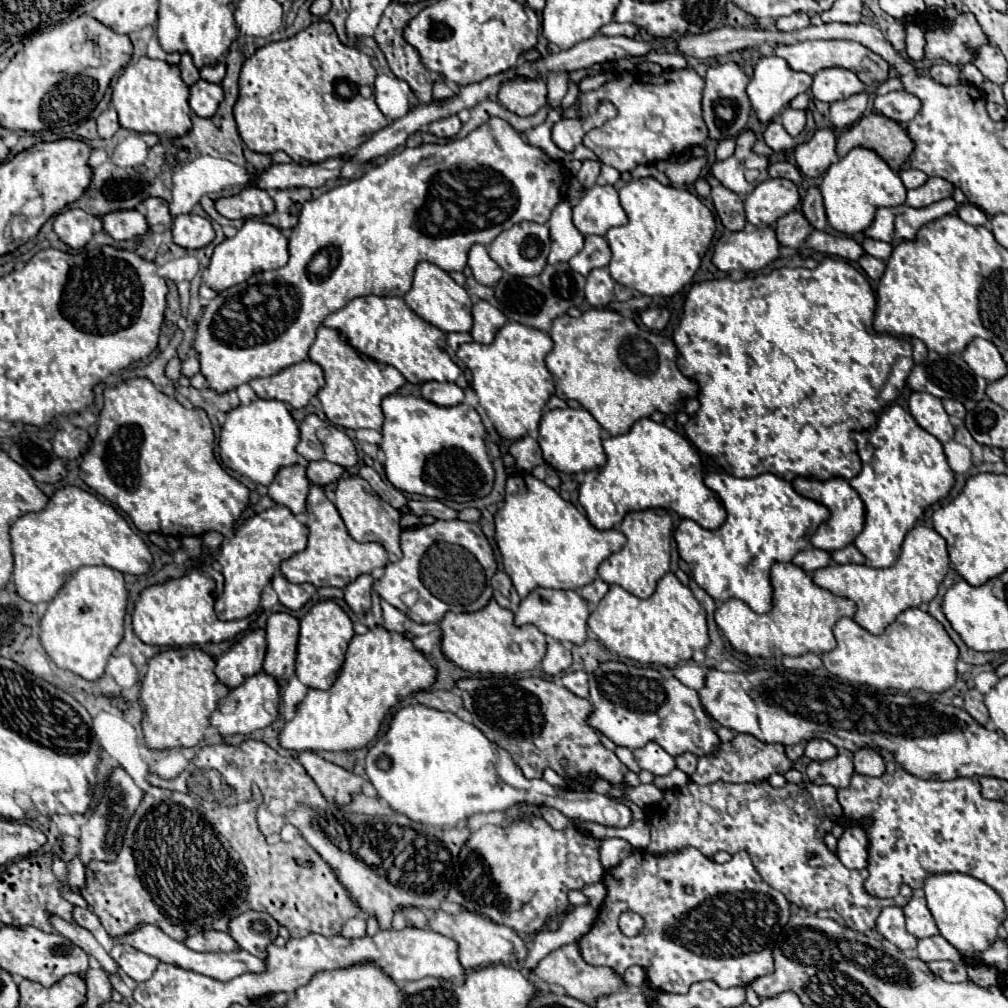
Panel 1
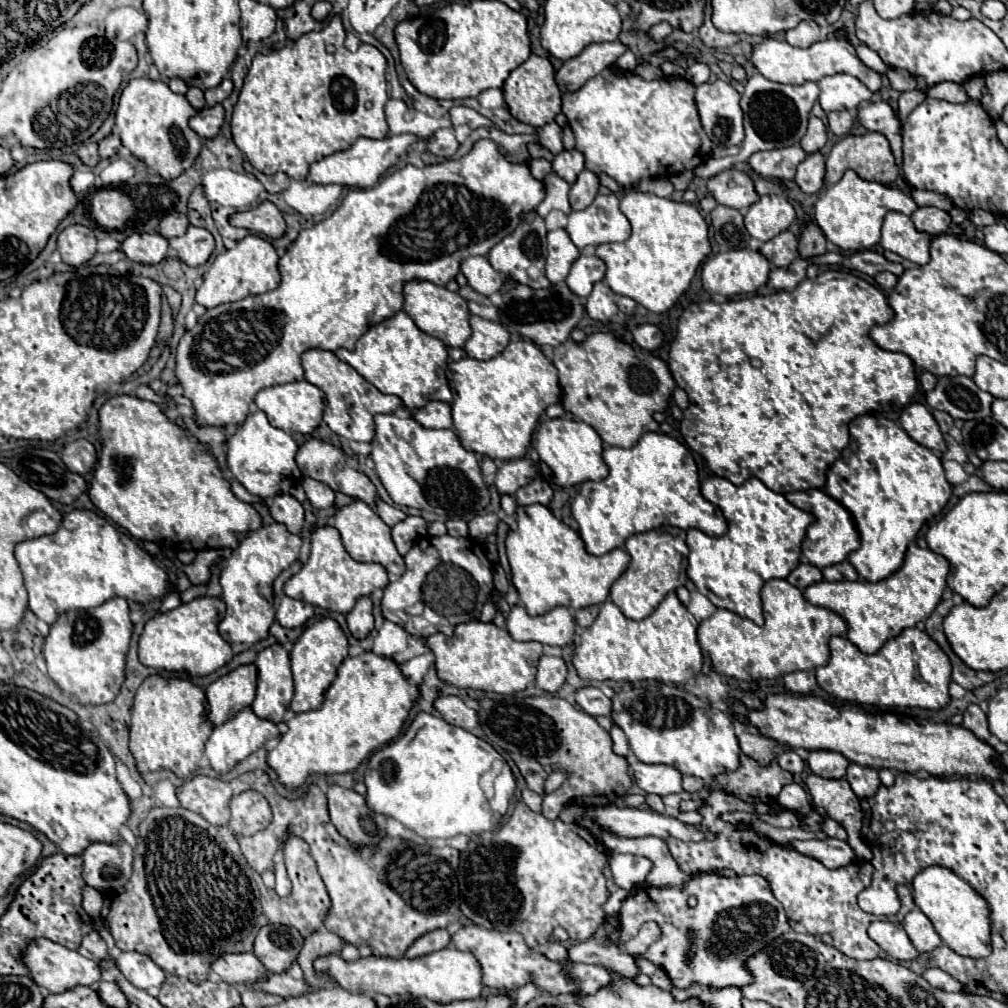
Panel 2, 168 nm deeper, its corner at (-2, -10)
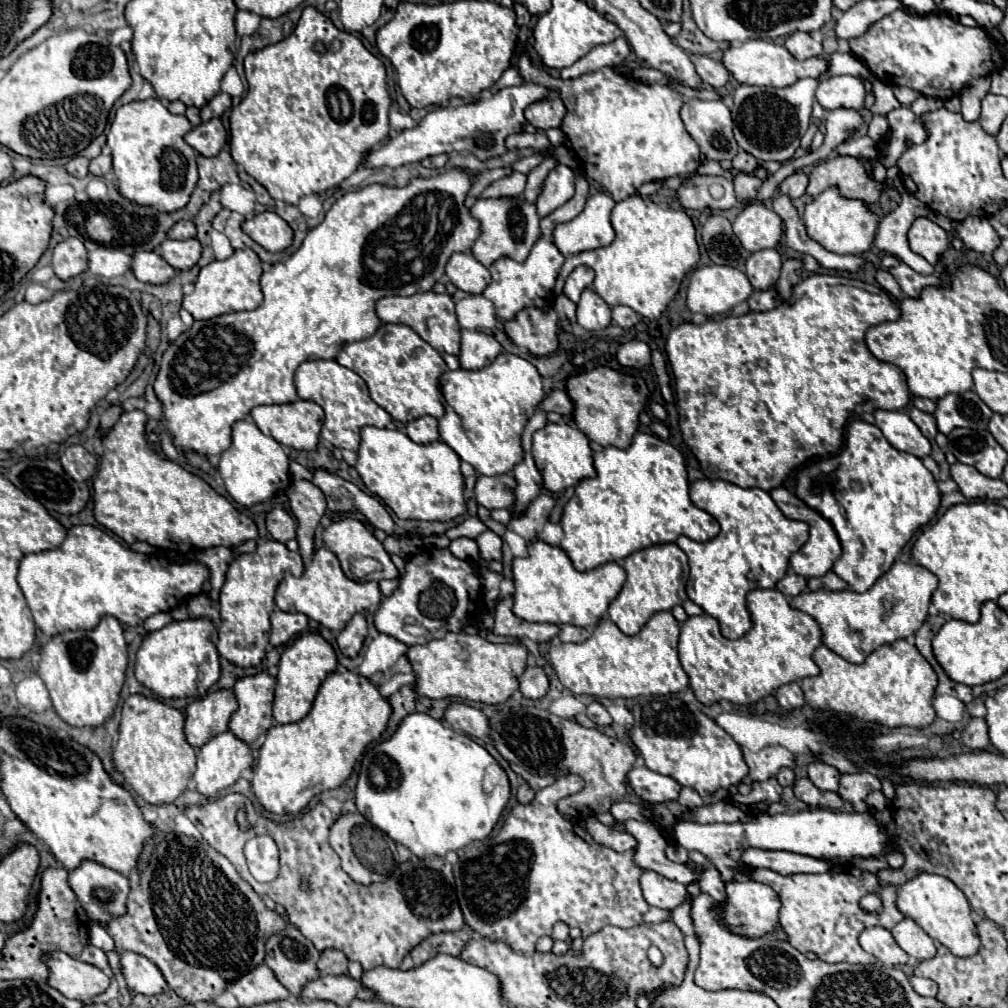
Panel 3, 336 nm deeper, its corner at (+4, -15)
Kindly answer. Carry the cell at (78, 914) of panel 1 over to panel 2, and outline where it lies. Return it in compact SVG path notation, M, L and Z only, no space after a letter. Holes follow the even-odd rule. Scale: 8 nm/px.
M92 930L90 934L86 934L86 936L82 938L82 946L84 946L96 960L104 960L106 954L108 954L108 950L106 950L106 942L98 936L96 930Z

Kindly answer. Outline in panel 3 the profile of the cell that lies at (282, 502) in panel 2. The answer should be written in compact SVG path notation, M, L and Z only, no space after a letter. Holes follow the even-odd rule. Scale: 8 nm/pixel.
M276 507L268 513L266 527L268 527L270 535L280 543L296 539L296 521L288 511L284 511L280 507Z

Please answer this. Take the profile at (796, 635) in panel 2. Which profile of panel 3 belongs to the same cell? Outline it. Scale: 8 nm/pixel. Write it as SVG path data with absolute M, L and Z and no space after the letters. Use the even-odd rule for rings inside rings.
M754 589L746 595L746 603L752 629L734 641L722 637L718 621L710 615L688 617L680 627L680 663L690 679L696 699L702 705L712 705L718 701L750 705L762 697L768 697L784 683L820 673L812 661L812 653L822 645L822 633L810 615L792 609L786 597L776 589Z

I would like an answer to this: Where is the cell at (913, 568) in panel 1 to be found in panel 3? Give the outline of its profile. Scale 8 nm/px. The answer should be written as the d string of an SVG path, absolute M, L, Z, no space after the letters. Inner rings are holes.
M894 563L868 591L804 591L790 599L790 605L816 619L822 629L822 645L850 663L862 663L880 645L914 635L928 617L930 597L938 577L916 563ZM896 595L904 595L900 601ZM892 605L892 609L890 609Z

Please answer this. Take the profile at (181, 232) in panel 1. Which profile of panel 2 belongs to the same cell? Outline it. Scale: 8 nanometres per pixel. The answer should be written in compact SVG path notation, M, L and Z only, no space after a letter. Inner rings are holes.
M188 226L184 236L170 238L170 246L176 250L178 258L188 266L202 266L214 250L214 238L206 228Z

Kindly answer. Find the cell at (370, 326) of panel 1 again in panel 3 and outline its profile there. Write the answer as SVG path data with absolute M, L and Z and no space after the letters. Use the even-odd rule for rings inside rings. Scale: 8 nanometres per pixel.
M380 325L378 331L362 341L348 343L338 353L336 361L354 373L358 373L368 389L372 399L390 413L394 421L408 423L424 415L440 419L444 415L442 393L440 393L440 375L448 369L442 355L430 347L418 333L406 325Z

